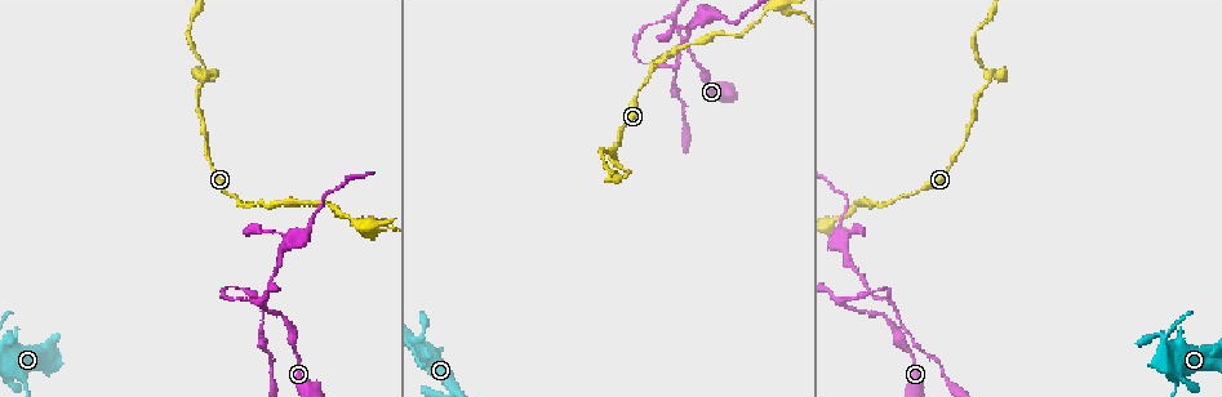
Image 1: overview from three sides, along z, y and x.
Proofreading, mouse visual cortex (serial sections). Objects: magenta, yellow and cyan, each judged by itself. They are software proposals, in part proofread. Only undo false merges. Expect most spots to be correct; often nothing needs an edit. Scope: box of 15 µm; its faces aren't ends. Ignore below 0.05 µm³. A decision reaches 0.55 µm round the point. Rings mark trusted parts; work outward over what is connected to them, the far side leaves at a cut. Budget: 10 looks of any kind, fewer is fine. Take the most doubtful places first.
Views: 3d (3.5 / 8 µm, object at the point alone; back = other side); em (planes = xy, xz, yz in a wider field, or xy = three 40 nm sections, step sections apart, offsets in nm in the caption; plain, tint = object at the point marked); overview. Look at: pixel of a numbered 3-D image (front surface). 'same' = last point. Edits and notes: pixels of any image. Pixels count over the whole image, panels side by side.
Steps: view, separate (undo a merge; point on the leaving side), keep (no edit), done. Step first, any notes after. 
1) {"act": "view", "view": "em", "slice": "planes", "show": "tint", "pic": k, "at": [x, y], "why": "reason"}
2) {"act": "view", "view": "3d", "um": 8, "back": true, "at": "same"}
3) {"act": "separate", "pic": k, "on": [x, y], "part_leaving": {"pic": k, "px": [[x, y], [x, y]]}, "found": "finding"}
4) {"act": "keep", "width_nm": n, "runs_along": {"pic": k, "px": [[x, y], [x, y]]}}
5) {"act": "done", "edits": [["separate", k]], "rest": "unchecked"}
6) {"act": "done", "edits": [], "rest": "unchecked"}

{"act": "view", "view": "3d", "um": 8, "pic": 1, "at": [789, 8]}

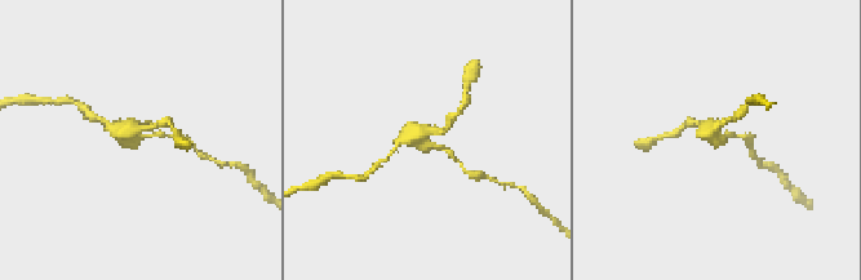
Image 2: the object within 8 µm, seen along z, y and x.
{"act": "view", "view": "em", "slice": "xy", "step": 2, "show": "tint", "pic": 2, "at": [431, 144], "why": "now the EM"}

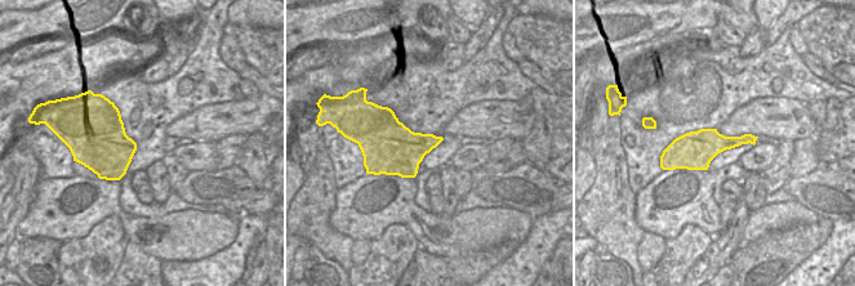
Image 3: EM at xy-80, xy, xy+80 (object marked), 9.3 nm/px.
{"act": "keep", "runs_along": {"pic": 2, "px": [[398, 145], [416, 137], [448, 150], [460, 164]]}, "found": "one cell here"}

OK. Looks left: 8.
{"act": "view", "view": "3d", "um": 3.5, "pic": 1, "at": [616, 164], "why": "sharp bend"}

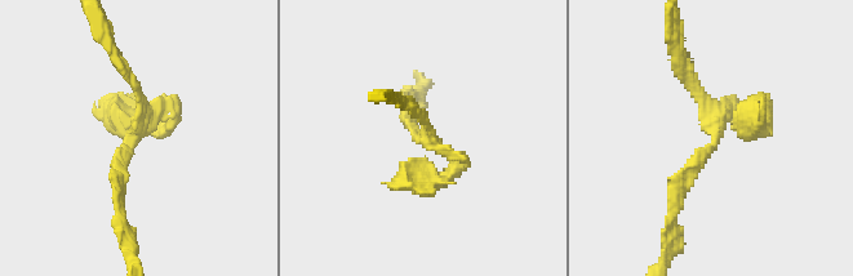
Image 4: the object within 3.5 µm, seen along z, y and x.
{"act": "view", "view": "em", "slice": "planes", "show": "tint", "pic": 4, "at": [140, 121], "why": "shape alone is not enough"}

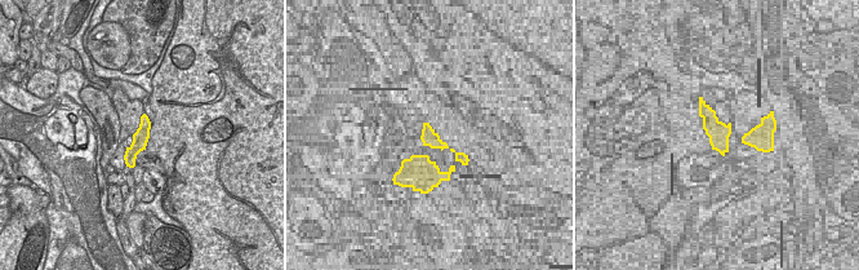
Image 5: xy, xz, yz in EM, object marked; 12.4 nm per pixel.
{"act": "keep", "runs_along": {"pic": 5, "px": [[145, 119], [129, 163]]}, "found": "one cell here"}

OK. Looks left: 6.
{"act": "view", "view": "3d", "um": 3.5, "pic": 1, "at": [257, 300], "why": "arms part here"}

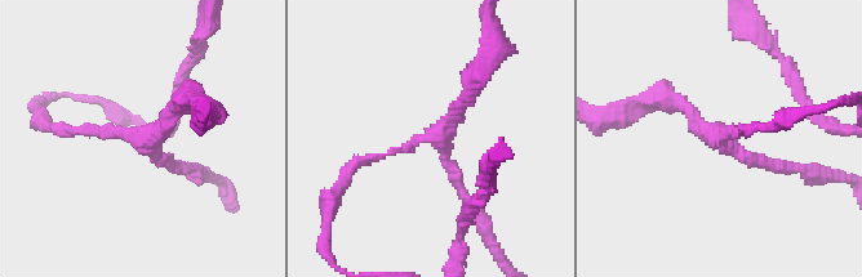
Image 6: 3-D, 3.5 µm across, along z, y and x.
{"act": "view", "view": "em", "slice": "xy", "step": 1, "show": "tint", "pic": 6, "at": [431, 132]}

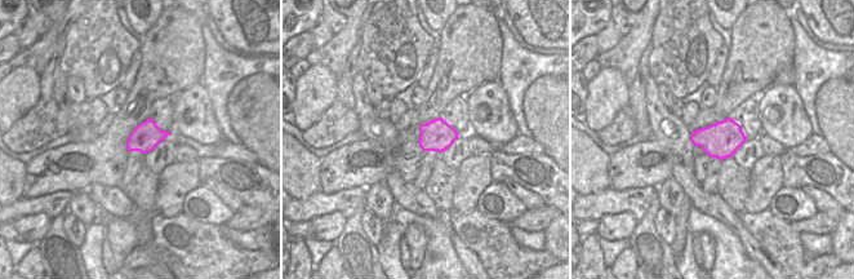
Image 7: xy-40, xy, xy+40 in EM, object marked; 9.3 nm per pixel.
{"act": "keep", "width_nm": 280, "runs_along": {"pic": 6, "px": [[177, 169], [145, 133], [66, 129]]}, "found": "continuous, no second cell"}

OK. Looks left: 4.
{"act": "view", "view": "3d", "um": 8, "pic": 1, "at": [672, 66], "why": "sudden change in width"}

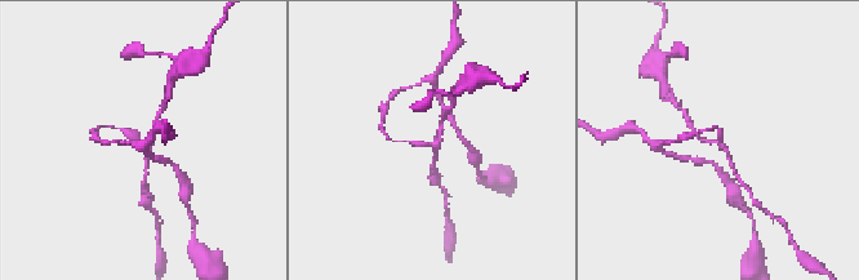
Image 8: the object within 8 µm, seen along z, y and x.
{"act": "view", "view": "em", "slice": "xy", "step": 5, "show": "tint", "pic": 8, "at": [434, 146], "arms": 3, "arm_widths_nm": [150, 150, 150]}

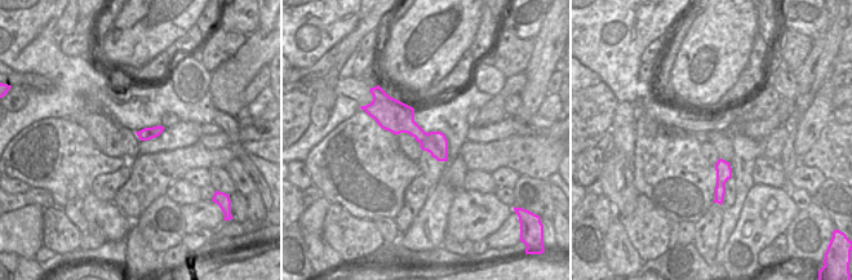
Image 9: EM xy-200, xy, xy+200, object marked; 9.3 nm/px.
{"act": "separate", "pic": 8, "on": [731, 164], "width_nm": 220, "part_leaving": {"pic": 8, "px": [[435, 145], [449, 107]]}, "found": "a second cell is stuck on"}

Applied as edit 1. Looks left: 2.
{"act": "done", "edits": [["separate", 8]], "rest": "unchecked"}

